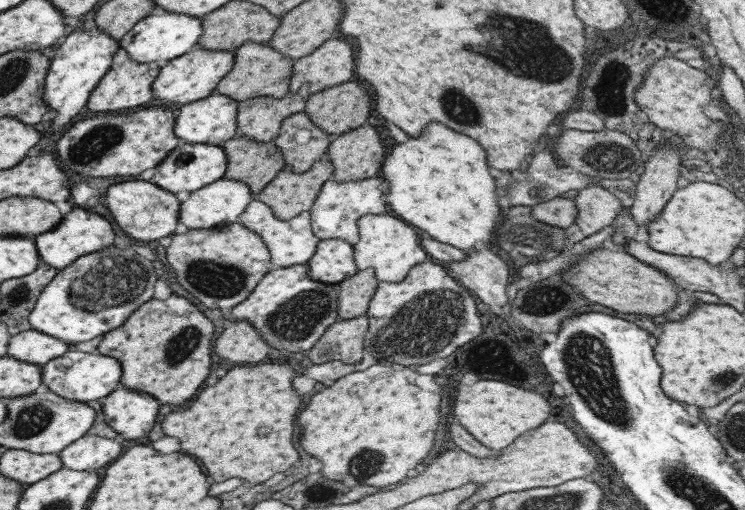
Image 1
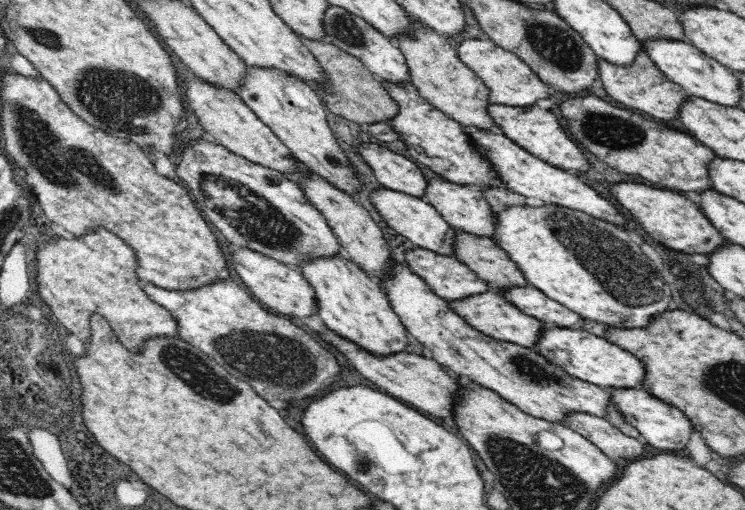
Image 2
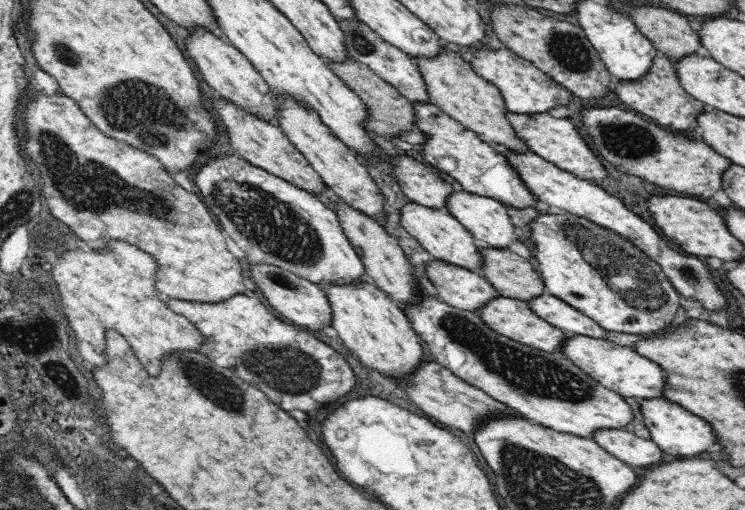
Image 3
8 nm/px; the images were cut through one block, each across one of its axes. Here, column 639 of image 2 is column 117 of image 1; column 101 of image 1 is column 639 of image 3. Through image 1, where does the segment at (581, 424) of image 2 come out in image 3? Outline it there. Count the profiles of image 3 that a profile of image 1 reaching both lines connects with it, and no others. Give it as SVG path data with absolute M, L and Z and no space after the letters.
M598 429L591 436L598 446L626 464L652 466L662 460L662 452L652 439L644 439L626 429Z

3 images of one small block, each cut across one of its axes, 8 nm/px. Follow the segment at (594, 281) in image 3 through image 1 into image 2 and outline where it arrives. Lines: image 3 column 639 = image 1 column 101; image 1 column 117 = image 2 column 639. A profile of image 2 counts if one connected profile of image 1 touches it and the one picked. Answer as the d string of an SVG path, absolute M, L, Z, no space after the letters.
M546 202L542 206L502 205L497 209L492 209L491 212L493 212L493 218L495 218L493 220L494 231L491 239L496 243L496 246L499 246L511 258L512 262L515 262L518 270L525 276L527 284L535 286L548 296L548 298L551 298L553 301L558 301L561 305L573 310L582 318L590 318L590 320L602 322L602 324L606 324L610 327L638 328L647 325L658 313L663 313L665 310L668 310L668 302L670 302L672 298L673 288L662 278L660 271L657 271L652 260L640 251L638 244L630 240L628 230L624 227L620 227L616 225L616 223L612 223L612 221L596 218L580 210Z

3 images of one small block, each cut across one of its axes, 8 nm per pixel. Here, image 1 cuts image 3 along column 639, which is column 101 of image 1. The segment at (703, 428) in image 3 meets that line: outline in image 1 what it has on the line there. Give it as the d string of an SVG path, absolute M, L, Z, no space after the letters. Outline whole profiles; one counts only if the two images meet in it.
M119 386L101 400L103 419L117 431L120 440L145 436L157 420L159 401L153 396Z

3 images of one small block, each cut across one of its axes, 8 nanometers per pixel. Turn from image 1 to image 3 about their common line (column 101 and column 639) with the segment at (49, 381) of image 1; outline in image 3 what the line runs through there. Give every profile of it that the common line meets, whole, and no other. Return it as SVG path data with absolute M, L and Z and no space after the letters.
M583 334L567 335L559 346L559 352L574 363L592 381L608 387L624 396L654 398L663 396L664 375L651 359L644 358L631 347L617 345L606 338Z

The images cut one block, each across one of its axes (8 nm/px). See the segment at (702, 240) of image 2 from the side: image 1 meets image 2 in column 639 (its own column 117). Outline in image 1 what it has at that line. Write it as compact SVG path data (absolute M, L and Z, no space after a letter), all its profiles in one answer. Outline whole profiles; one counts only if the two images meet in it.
M132 179L112 184L107 188L105 203L113 222L125 233L125 237L133 241L157 241L160 238L172 236L177 226L180 202L175 197L175 193L161 189L149 181Z

